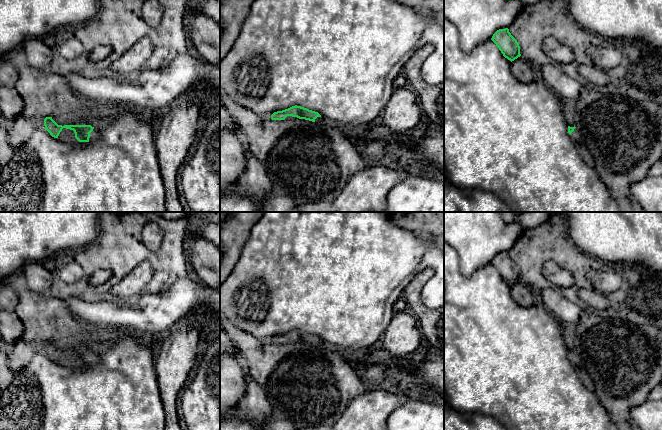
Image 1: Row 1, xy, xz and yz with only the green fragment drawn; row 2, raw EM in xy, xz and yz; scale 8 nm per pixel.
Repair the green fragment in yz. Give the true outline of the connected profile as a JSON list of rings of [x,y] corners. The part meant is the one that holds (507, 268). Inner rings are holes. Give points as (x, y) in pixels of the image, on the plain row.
[[[508,252],[497,254],[491,264],[496,268],[505,282],[511,286],[521,280],[520,270]]]

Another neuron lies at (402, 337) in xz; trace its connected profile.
[[[406,312],[394,314],[380,340],[380,346],[390,355],[411,355],[423,339],[418,320]]]

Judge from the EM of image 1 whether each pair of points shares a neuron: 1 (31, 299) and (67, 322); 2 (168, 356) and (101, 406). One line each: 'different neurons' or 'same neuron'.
1: same neuron
2: different neurons

